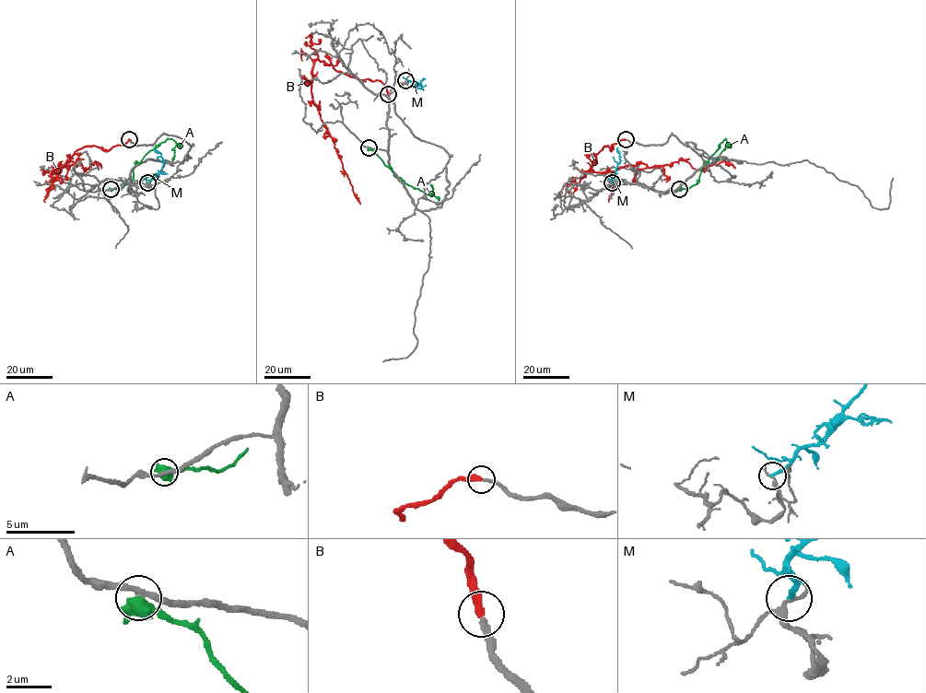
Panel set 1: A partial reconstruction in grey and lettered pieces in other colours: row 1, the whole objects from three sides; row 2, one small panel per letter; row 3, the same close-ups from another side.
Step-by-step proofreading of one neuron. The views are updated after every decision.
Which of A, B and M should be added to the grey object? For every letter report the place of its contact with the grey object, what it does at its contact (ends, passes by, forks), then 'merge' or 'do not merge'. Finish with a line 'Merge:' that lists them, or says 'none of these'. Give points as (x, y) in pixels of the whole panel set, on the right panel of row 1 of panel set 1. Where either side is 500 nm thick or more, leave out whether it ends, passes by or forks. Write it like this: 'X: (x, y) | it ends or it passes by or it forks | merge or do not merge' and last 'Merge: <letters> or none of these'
A: (679, 189) | do not merge
B: (626, 139) | it ends | merge
M: (612, 182) | it ends | do not merge
Merge: B

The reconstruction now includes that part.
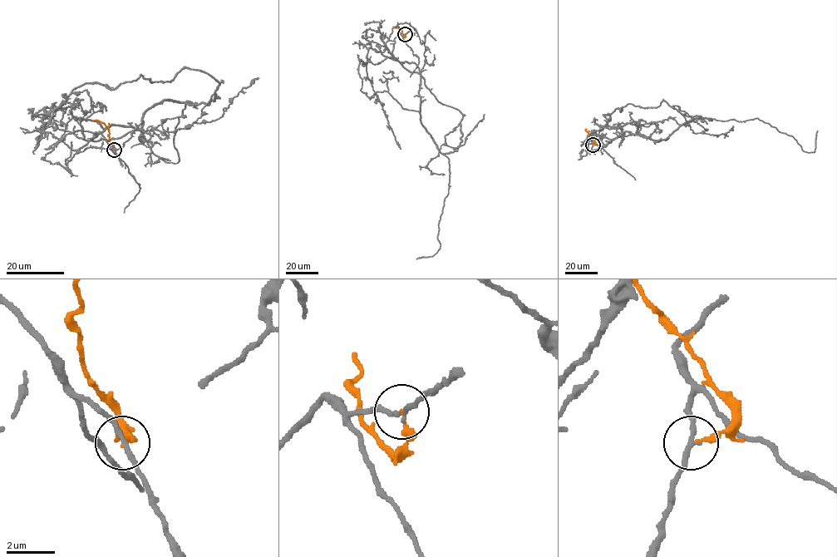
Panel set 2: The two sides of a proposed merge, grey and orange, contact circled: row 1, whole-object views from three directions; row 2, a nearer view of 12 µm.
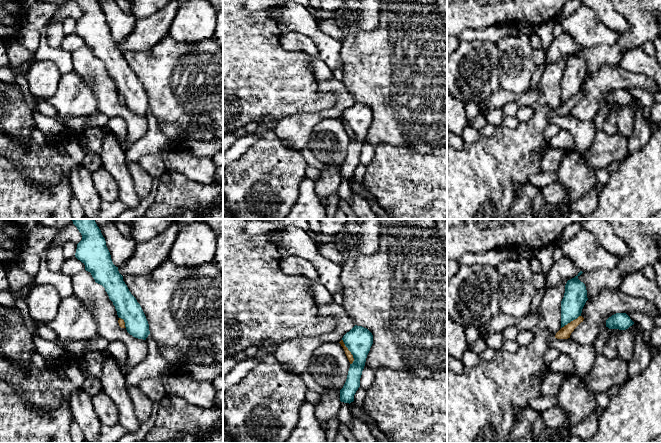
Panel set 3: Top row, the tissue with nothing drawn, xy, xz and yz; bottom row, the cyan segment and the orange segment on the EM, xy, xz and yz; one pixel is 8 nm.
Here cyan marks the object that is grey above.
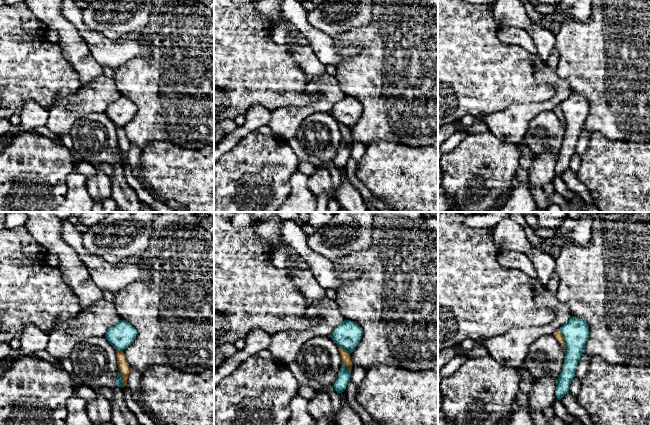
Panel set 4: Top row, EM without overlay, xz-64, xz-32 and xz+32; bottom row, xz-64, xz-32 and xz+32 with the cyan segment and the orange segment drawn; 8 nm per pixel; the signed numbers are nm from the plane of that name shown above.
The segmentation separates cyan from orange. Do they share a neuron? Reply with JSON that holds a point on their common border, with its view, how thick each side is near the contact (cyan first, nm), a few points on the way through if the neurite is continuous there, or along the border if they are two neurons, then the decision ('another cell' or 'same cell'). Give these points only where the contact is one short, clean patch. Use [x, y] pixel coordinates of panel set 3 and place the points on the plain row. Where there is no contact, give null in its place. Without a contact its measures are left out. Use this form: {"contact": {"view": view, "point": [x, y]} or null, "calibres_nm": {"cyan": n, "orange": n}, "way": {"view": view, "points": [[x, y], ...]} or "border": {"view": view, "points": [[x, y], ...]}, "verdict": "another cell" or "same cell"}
{"contact": {"view": "xz", "point": [350, 127]}, "calibres_nm": {"cyan": 220, "orange": 50}, "border": {"view": "xz", "points": [[342, 115], [352, 131], [353, 138], [351, 140]]}, "verdict": "another cell"}

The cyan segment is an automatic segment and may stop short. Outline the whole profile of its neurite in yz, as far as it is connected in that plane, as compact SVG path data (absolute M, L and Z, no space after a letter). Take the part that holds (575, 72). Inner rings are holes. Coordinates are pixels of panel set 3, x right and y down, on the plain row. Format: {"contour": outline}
{"contour": "M580 47L577 52L568 56L565 61L565 69L561 77L561 104L581 92L582 85L588 76L586 62L578 55L582 49Z"}

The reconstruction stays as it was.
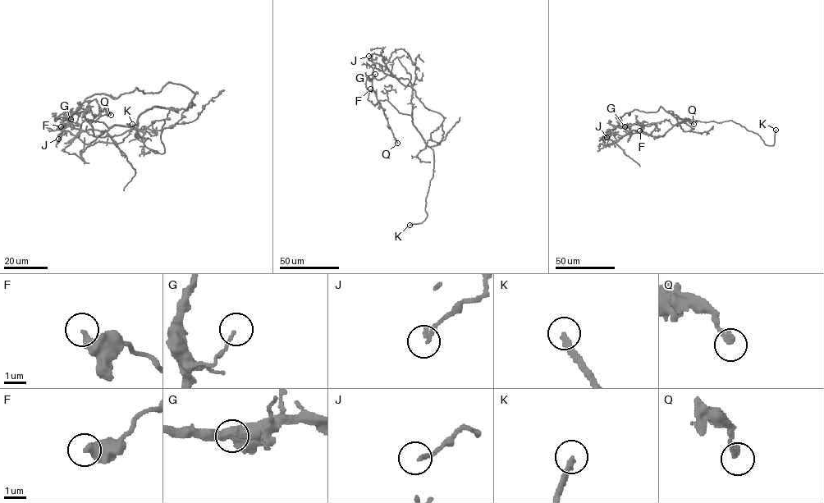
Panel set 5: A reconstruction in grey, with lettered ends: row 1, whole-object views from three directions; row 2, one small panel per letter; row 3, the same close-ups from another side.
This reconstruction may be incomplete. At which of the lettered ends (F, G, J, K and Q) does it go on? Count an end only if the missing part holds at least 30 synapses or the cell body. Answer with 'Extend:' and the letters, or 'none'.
Extend: K

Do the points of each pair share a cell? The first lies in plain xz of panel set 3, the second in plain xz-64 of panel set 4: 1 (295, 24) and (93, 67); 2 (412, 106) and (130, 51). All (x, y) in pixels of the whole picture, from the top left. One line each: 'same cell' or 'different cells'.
1: different cells
2: different cells

